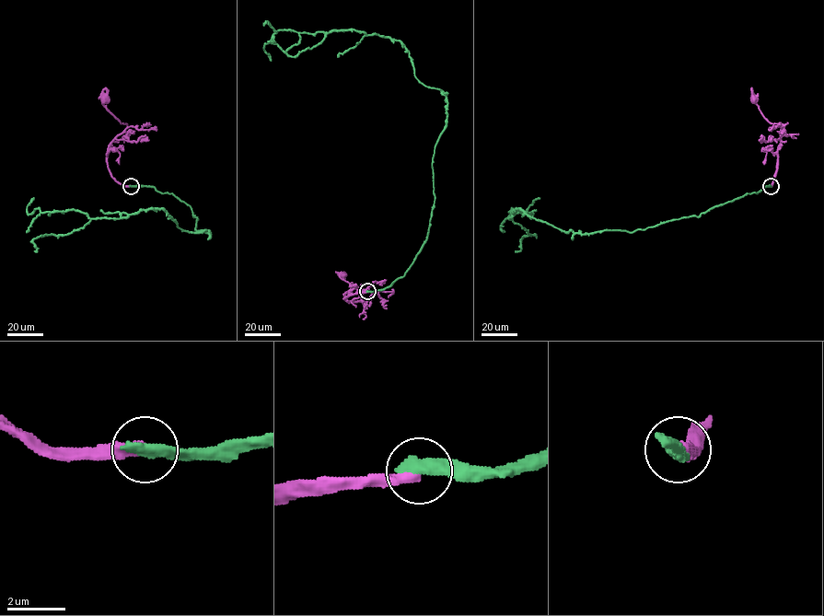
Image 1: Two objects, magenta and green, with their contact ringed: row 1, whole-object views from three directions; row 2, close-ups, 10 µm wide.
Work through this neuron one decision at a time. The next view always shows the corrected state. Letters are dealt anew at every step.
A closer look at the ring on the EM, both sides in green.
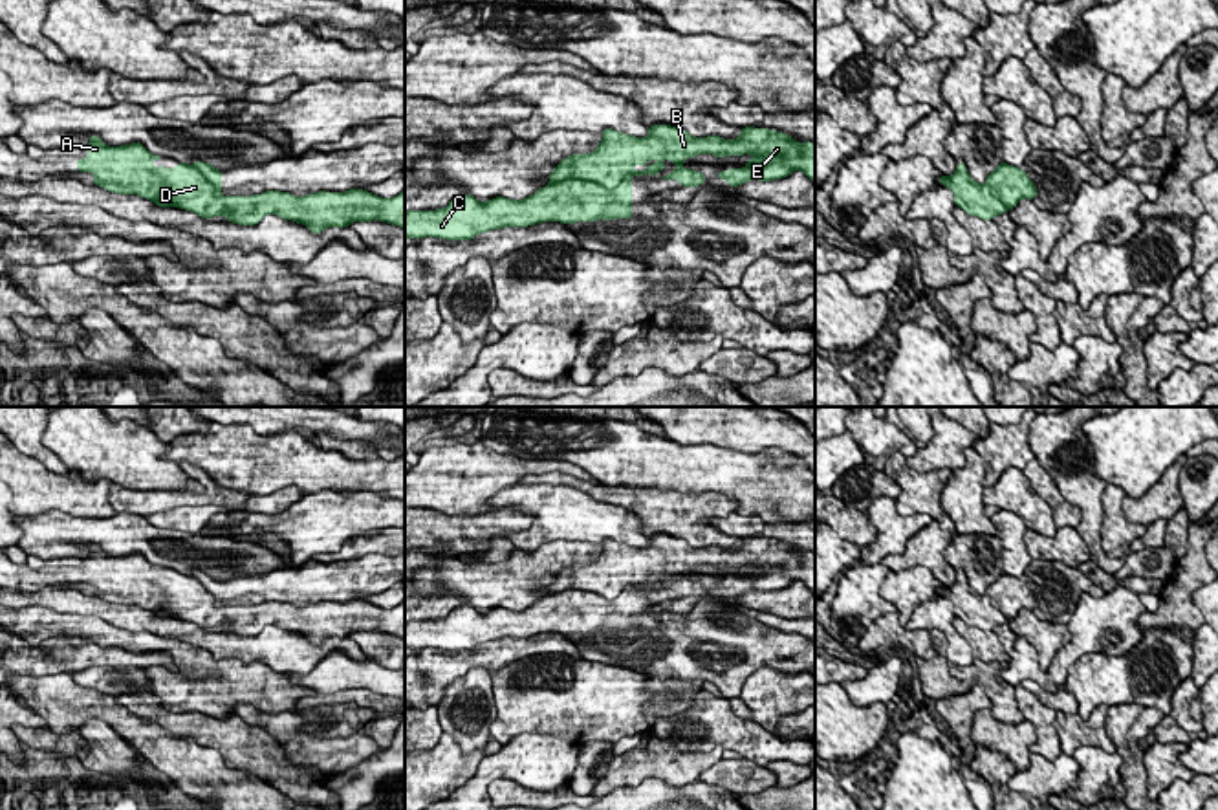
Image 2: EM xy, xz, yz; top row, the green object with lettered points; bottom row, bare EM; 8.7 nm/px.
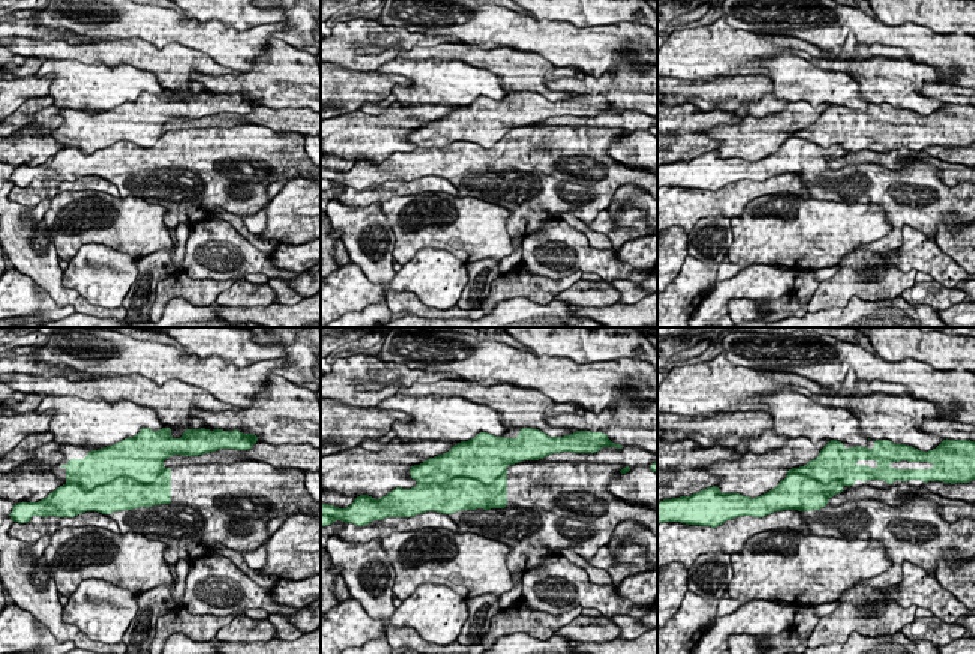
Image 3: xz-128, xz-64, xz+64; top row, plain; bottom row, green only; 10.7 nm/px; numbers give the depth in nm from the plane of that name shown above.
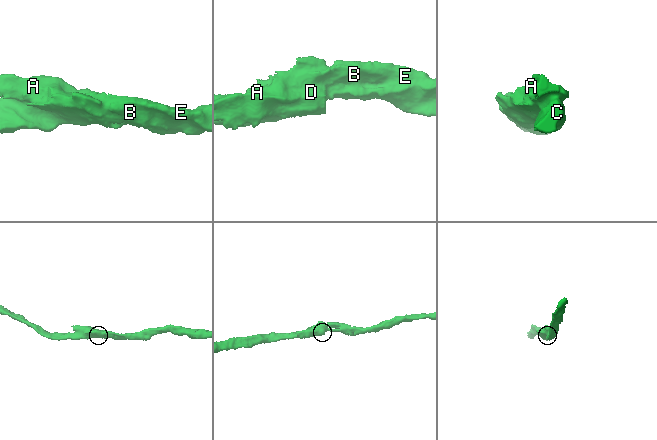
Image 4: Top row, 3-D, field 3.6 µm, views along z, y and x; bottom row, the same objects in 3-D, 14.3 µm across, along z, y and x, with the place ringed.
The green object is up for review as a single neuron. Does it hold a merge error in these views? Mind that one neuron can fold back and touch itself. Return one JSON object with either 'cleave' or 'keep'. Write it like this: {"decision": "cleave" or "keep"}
{"decision": "cleave"}

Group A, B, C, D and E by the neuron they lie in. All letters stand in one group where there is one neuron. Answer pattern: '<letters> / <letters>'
A B D E / C

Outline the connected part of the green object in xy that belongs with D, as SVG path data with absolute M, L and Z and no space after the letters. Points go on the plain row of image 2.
M90 546L86 557L88 566L77 570L79 583L93 583L93 596L99 596L117 605L137 605L147 610L169 610L179 619L196 623L201 629L225 627L231 634L256 636L266 625L277 625L284 630L291 630L306 636L313 645L319 645L326 638L348 638L353 632L386 632L405 640L405 601L394 608L379 608L363 599L350 599L346 603L319 601L306 607L293 607L291 603L266 601L253 607L218 607L214 597L205 586L187 574L178 574L174 579L154 577L154 570L161 570L150 564L145 555L130 553L121 557L108 557L99 546Z

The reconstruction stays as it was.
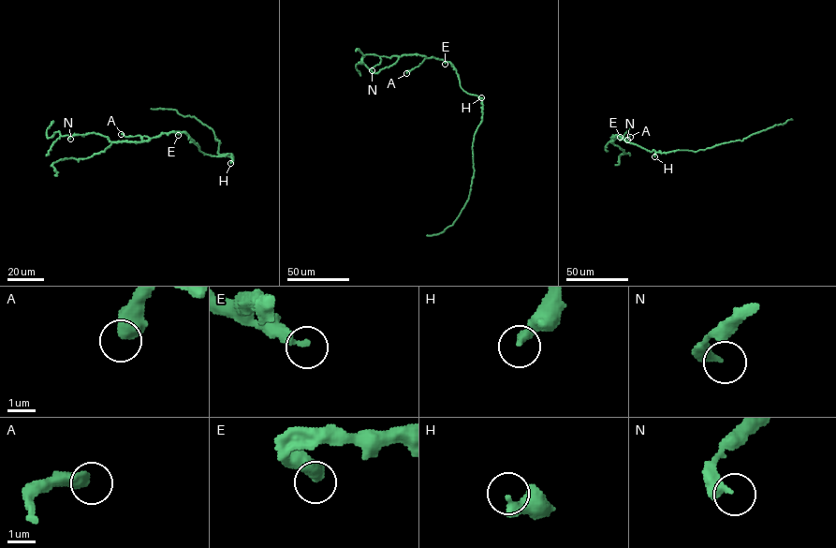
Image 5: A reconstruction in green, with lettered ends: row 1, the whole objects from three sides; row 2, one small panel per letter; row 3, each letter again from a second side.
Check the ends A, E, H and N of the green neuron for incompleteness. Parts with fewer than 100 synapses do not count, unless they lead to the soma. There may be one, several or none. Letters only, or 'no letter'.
no letter

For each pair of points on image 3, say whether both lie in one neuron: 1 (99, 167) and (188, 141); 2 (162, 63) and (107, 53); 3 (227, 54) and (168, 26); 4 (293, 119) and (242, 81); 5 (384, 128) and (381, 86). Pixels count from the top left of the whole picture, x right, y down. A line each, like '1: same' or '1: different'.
1: same
2: same
3: same
4: different
5: different

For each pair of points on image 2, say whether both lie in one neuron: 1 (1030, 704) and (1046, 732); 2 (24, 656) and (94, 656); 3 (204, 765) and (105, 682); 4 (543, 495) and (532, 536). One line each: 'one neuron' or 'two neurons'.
1: one neuron
2: one neuron
3: two neurons
4: one neuron

